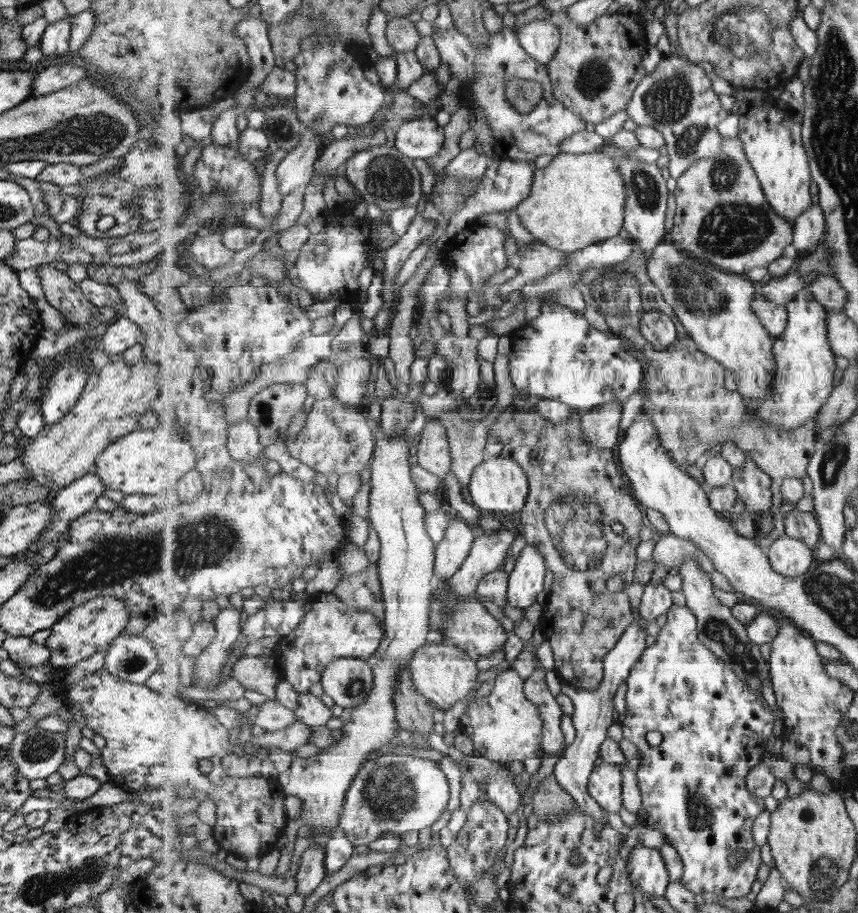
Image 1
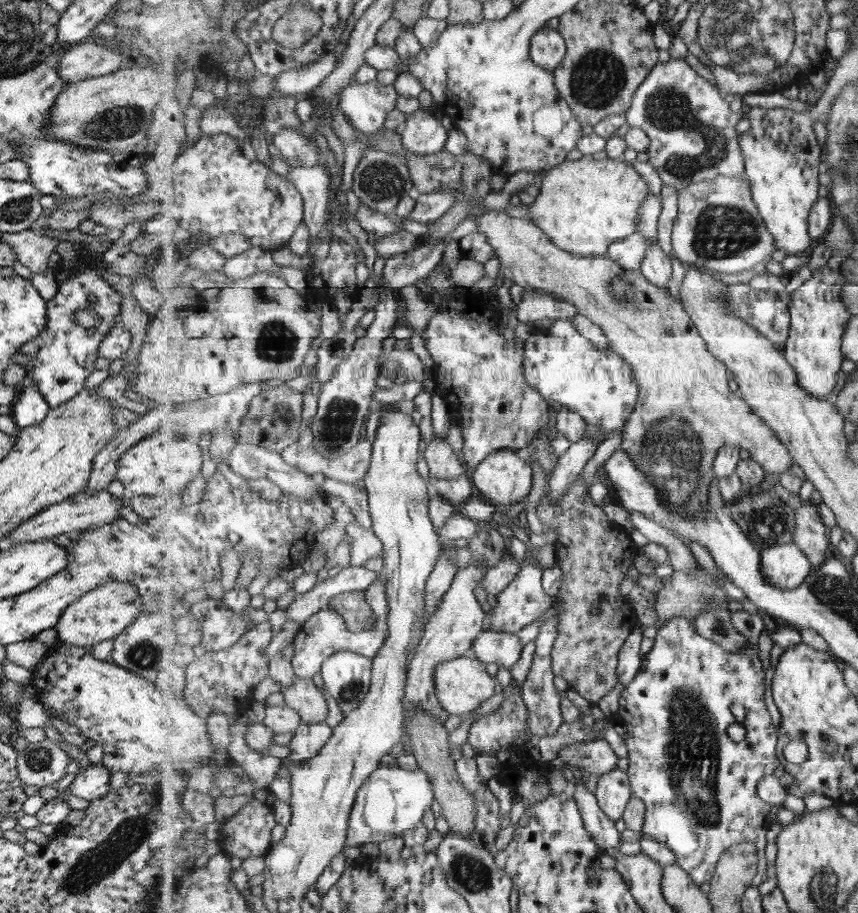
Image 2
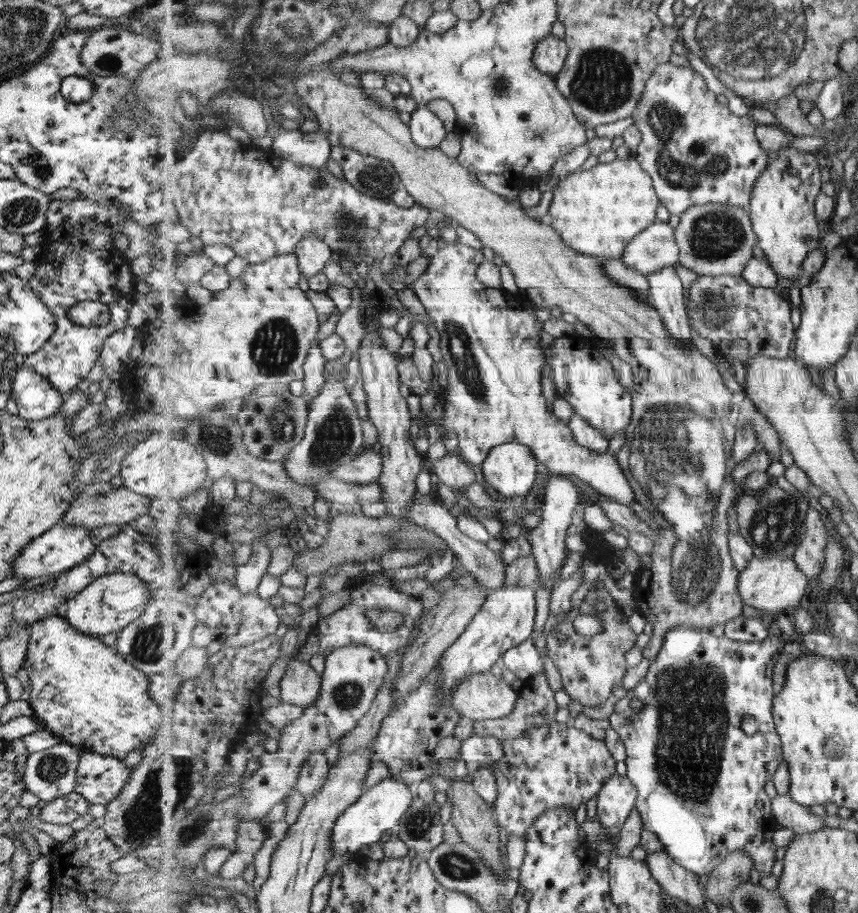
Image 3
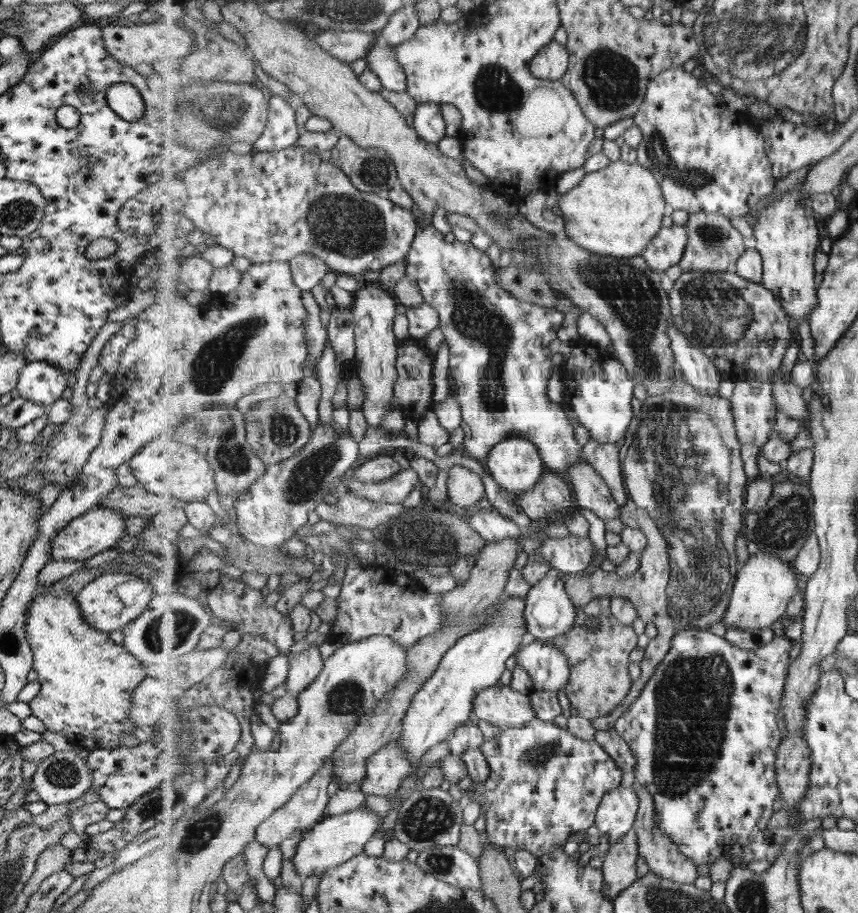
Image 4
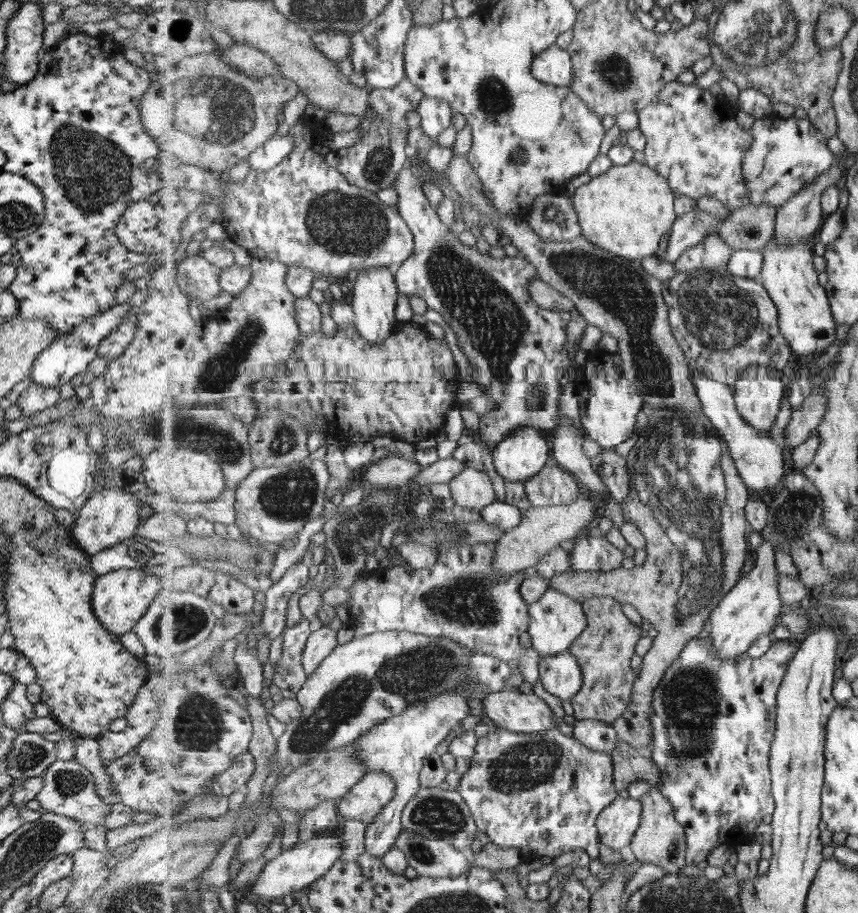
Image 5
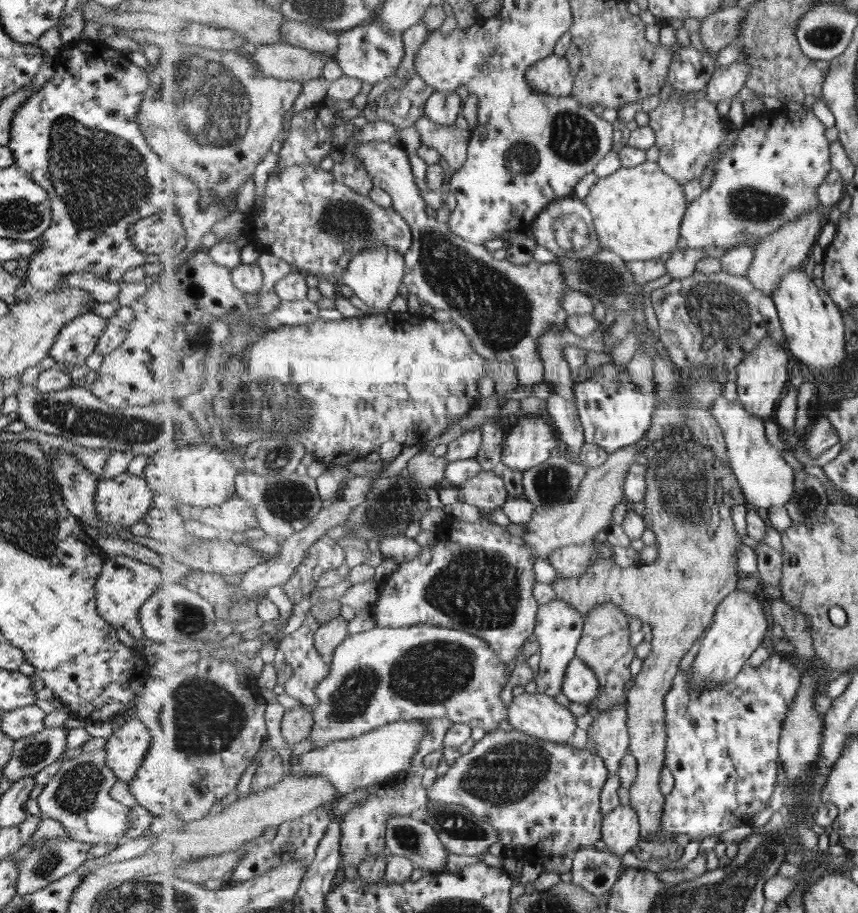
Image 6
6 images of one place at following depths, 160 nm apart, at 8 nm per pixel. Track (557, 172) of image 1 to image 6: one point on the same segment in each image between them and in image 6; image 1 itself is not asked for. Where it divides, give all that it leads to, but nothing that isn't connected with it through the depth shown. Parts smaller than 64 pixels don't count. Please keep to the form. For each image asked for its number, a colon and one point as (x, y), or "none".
2: (585, 205)
3: (599, 211)
4: (616, 211)
5: (626, 211)
6: (637, 212)

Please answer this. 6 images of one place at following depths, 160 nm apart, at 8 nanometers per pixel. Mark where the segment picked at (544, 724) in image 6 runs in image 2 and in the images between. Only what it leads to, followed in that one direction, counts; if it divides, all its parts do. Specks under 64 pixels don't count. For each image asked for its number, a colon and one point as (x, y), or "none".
2: (463, 684)
3: (481, 696)
4: (502, 706)
5: (509, 709)

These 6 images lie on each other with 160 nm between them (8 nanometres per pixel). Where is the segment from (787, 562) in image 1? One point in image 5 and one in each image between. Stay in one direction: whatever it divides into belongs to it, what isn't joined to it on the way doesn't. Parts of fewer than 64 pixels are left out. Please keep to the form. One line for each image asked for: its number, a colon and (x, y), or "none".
2: (787, 566)
3: (776, 584)
4: (765, 585)
5: (751, 610)

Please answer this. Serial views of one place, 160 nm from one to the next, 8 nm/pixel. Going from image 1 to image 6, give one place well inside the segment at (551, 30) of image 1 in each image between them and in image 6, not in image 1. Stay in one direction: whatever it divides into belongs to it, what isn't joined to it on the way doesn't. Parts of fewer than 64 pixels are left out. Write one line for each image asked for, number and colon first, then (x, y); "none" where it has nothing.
2: (548, 49)
3: (550, 57)
4: (551, 63)
5: (554, 66)
6: (553, 75)

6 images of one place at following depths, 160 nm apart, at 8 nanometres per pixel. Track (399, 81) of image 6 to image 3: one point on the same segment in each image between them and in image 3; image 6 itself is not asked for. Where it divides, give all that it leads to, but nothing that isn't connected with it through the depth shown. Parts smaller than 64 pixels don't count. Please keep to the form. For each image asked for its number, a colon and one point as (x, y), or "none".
3: (377, 177)
4: (371, 169)
5: (375, 162)

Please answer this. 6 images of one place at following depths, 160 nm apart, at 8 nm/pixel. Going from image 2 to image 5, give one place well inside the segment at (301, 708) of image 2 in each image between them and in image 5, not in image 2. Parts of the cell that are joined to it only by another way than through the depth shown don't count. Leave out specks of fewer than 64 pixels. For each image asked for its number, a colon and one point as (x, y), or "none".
3: (301, 686)
4: (304, 667)
5: (322, 642)

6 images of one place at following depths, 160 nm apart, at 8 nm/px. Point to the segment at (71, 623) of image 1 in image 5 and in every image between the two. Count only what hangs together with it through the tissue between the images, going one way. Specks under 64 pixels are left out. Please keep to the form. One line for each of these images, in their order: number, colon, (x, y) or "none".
2: (102, 613)
3: (109, 602)
4: (111, 600)
5: (118, 599)

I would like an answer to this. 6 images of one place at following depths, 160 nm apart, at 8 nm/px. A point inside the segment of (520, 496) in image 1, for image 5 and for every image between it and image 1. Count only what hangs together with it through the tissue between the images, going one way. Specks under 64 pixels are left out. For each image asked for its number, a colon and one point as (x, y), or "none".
2: (505, 477)
3: (511, 469)
4: (516, 464)
5: (521, 456)

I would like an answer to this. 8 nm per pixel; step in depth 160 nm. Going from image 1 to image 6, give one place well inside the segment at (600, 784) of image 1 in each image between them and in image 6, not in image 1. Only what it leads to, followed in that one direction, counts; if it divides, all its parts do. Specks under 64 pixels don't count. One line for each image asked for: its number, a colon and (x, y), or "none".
2: (614, 792)
3: (616, 800)
4: (618, 812)
5: (617, 824)
6: (621, 830)

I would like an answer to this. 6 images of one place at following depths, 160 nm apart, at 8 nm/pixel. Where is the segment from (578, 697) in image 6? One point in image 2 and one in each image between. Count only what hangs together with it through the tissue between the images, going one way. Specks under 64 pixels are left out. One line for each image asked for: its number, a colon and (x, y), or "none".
2: (503, 649)
3: (524, 661)
4: (549, 668)
5: (562, 675)

